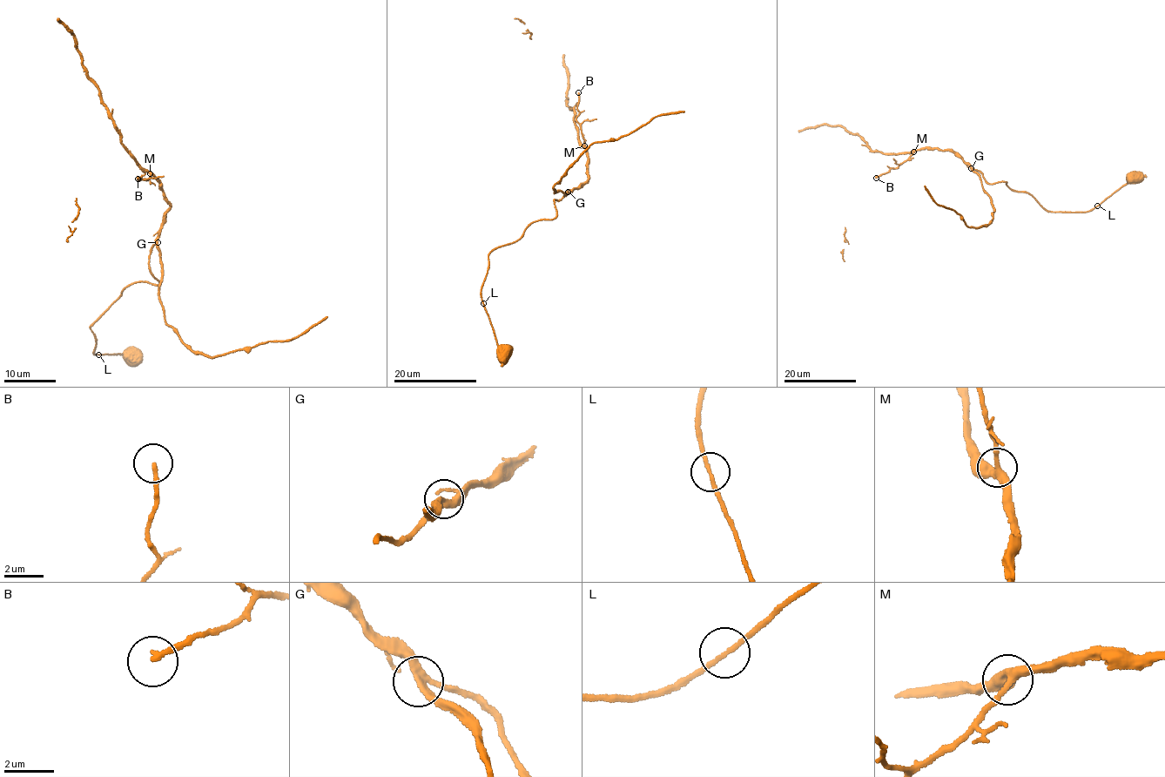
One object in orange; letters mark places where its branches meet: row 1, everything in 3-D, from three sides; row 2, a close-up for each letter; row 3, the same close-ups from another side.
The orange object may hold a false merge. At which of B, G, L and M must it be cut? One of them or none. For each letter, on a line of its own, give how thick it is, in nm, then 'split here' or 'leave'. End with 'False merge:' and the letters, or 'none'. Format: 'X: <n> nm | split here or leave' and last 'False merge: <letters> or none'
B: 240 nm | leave
G: 280 nm | leave
L: 180 nm | leave
M: 340 nm | leave
False merge: none

